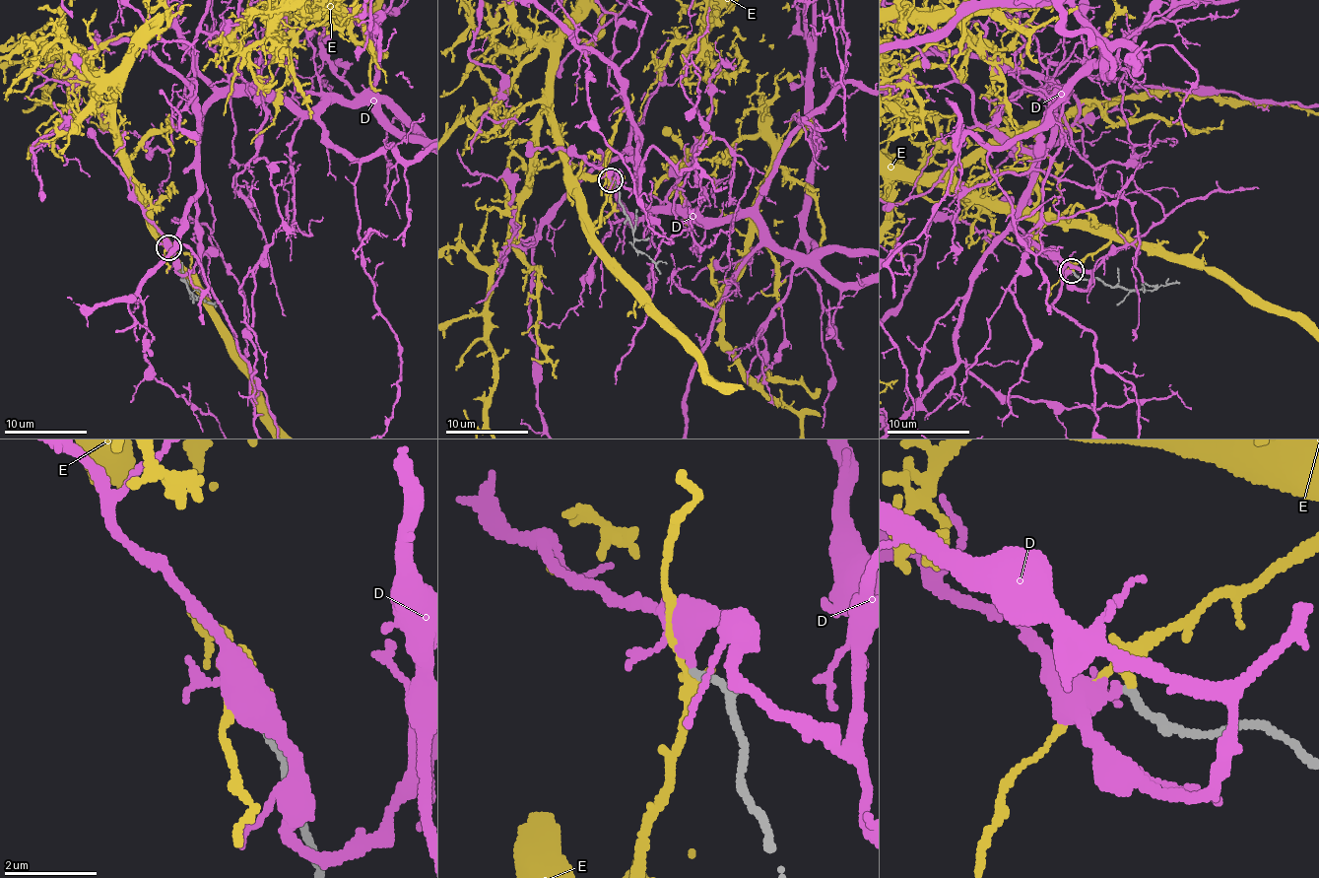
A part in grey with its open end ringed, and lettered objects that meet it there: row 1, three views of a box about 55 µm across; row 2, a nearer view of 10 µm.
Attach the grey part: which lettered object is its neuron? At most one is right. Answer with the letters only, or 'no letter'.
D

